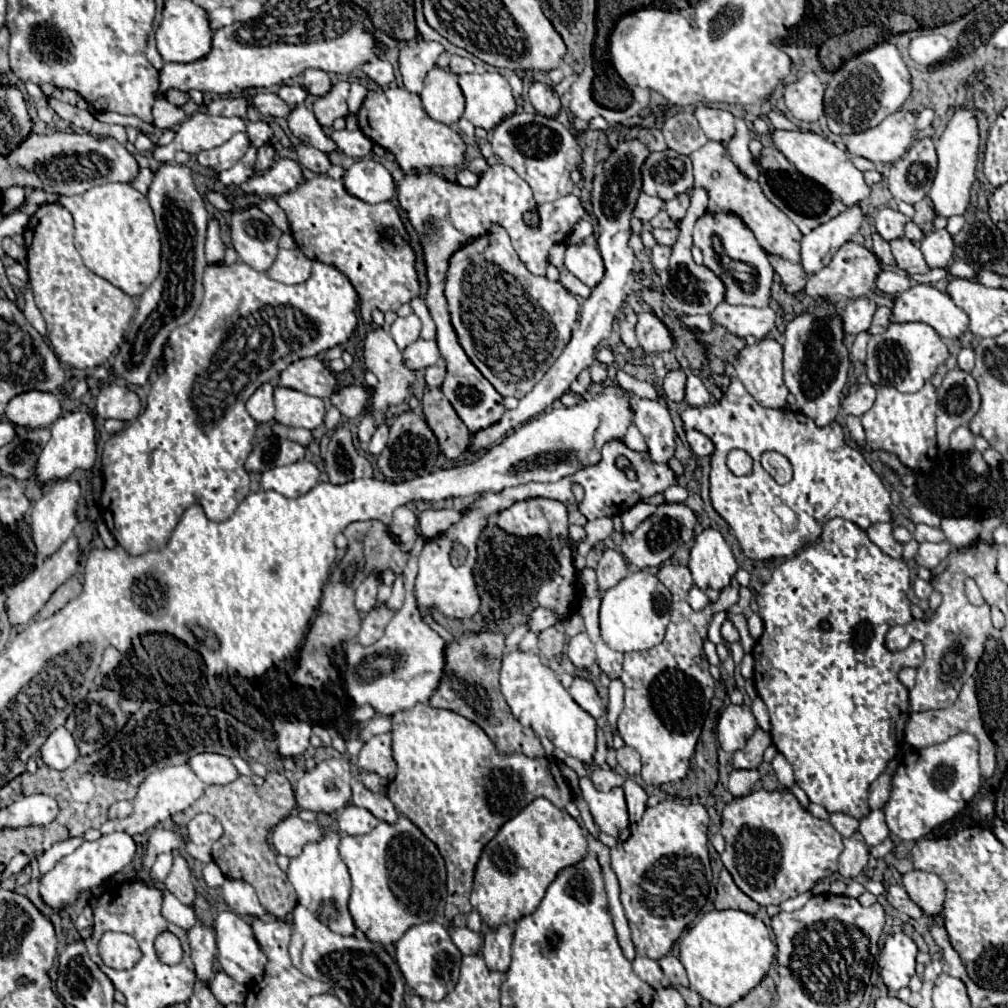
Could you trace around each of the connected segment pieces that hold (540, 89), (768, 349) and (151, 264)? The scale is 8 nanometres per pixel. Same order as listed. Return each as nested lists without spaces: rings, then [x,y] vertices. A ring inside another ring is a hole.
[[[536,81],[536,83],[532,83],[528,95],[530,95],[530,103],[534,105],[534,109],[538,113],[542,113],[546,117],[556,117],[558,115],[558,111],[560,111],[560,97],[558,97],[558,93],[550,85]]]
[[[762,339],[754,345],[746,345],[734,359],[734,369],[738,379],[744,383],[746,391],[764,407],[784,407],[788,389],[782,381],[782,345],[774,339]]]
[[[106,183],[88,189],[82,195],[72,195],[72,197],[58,197],[62,207],[66,207],[72,217],[74,217],[74,227],[76,227],[76,249],[84,259],[84,265],[100,275],[102,279],[110,281],[112,285],[120,287],[124,293],[130,297],[138,297],[144,293],[144,289],[158,277],[160,271],[160,233],[154,223],[152,209],[148,205],[146,195],[136,191],[130,183]]]

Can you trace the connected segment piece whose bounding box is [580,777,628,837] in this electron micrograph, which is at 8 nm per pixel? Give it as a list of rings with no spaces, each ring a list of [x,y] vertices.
[[[580,777],[582,797],[590,807],[594,823],[602,833],[618,837],[622,829],[628,827],[628,811],[624,801],[624,791],[620,787],[610,789],[608,793],[594,789],[588,777]]]

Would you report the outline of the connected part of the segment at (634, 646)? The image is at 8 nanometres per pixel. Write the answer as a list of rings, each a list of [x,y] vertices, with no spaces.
[[[634,571],[626,575],[616,587],[604,591],[600,605],[600,631],[602,639],[620,653],[642,651],[658,645],[664,639],[666,623],[670,619],[670,591],[658,581],[654,573]]]

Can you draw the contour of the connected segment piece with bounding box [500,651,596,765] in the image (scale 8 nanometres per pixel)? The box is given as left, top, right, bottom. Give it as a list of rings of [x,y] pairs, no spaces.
[[[510,651],[504,655],[500,685],[506,703],[524,727],[532,727],[536,735],[546,735],[554,747],[560,747],[566,755],[586,765],[592,763],[596,751],[596,721],[570,697],[554,671],[544,667],[538,655],[526,651]]]

